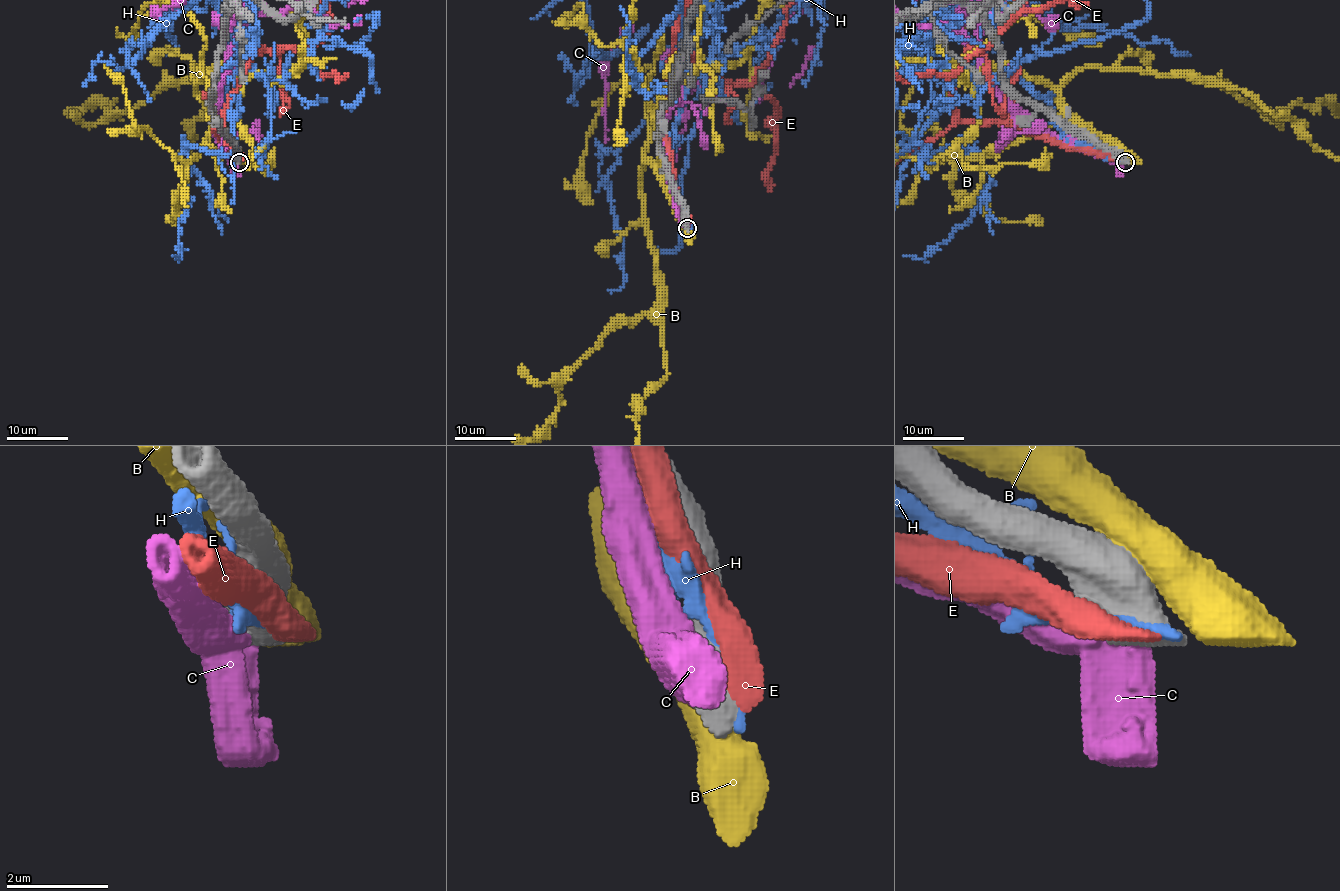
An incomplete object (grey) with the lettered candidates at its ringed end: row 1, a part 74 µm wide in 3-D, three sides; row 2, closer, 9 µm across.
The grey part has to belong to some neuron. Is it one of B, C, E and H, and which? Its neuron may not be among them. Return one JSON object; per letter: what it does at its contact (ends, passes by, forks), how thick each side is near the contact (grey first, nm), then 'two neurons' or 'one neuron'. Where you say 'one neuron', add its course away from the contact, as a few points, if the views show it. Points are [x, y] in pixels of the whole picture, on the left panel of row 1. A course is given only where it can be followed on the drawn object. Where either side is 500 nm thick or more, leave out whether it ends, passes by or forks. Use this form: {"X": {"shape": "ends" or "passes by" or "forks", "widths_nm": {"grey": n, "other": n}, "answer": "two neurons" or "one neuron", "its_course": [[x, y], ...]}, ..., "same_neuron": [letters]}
{"B": {"widths_nm": {"grey": 750, "other": 500}, "answer": "two neurons"}, "C": {"widths_nm": {"grey": 750, "other": 600}, "answer": "two neurons"}, "E": {"widths_nm": {"grey": 550, "other": 700}, "answer": "two neurons"}, "H": {"widths_nm": {"grey": 850, "other": 200}, "answer": "two neurons"}, "same_neuron": []}

